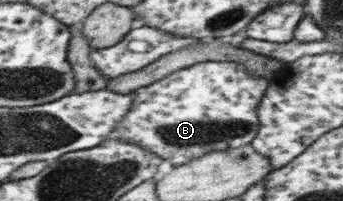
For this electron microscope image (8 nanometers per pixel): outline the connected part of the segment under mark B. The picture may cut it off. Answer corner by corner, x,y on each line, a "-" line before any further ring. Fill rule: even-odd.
206,61
202,63
196,63
186,68
177,70
177,72
168,74
162,79
159,79
148,86
143,86
137,88
135,91
130,92
132,95
131,105
129,109
125,112
125,116
113,126
114,132
118,132
118,136
114,136
116,140
123,140
124,142
129,142
130,144
135,144
156,156
159,156
162,160
167,160
168,164
171,166
178,166
184,162
190,162
191,159
200,158
203,154
207,152
214,152
215,150
224,150
225,148
238,148
239,146
244,146
249,144
249,142
254,138
254,135
258,130
258,119
257,119
257,106
264,94
265,88
268,86
269,79
258,78
258,76
252,76
245,72
240,63
232,62
214,62

